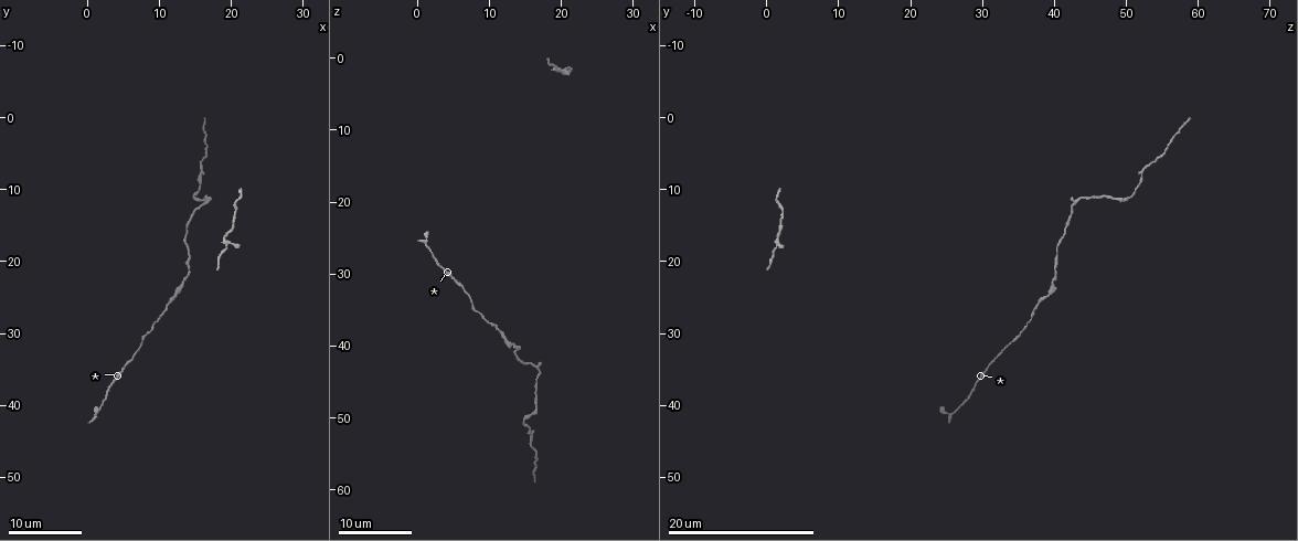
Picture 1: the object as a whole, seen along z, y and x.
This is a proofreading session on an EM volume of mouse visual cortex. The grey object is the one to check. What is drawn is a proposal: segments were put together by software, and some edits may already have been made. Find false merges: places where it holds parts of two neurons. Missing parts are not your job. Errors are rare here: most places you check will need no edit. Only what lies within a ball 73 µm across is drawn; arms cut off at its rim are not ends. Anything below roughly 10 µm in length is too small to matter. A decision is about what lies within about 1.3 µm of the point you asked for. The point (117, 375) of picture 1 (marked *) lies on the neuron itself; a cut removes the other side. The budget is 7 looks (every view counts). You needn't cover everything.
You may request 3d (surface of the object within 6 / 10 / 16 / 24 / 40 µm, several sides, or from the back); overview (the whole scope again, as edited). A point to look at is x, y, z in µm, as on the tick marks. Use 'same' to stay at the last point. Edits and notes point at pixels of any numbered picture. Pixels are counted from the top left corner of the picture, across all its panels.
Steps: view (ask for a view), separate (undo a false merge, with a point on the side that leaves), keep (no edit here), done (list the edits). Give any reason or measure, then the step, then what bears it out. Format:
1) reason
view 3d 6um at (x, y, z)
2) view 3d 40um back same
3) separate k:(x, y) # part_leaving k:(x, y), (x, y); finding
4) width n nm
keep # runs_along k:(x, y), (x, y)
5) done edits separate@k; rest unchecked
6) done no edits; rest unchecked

sudden change in width
view 3d 16um at (7.5, 31.5, 33.5)

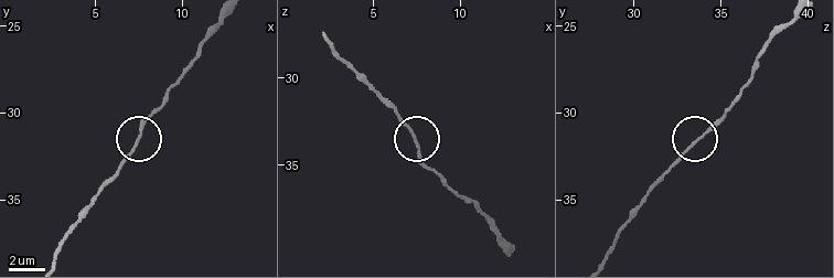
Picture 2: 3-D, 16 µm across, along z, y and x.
view 3d 6um at (7.6, 31.6, 33.7)

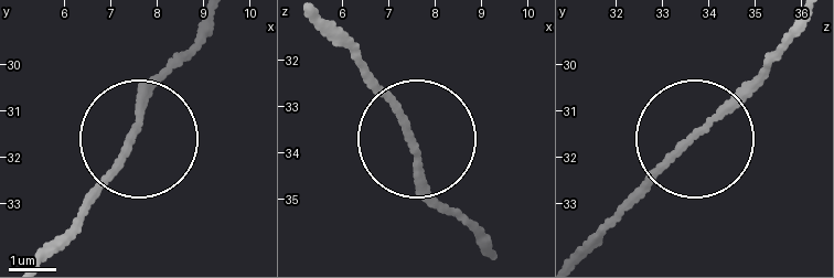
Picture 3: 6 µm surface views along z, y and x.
width 120 nm
keep # runs_along 3:(325, 24), (463, 222); continuous, no second neuron

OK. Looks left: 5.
three arms meet
view 3d 16um at (17.0, 11.0, 43.5)

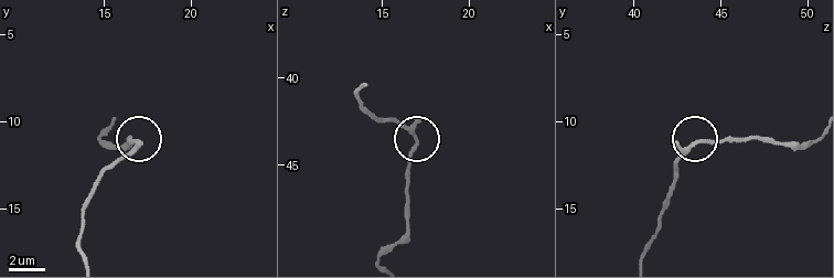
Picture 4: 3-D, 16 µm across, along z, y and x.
view 3d 10um at (16.9, 11.2, 43.6)

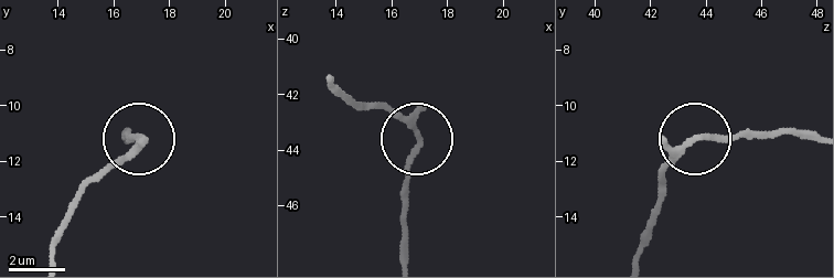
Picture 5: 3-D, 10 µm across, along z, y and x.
width 190 nm
keep # runs_along 5:(635, 254), (656, 181), (685, 148), (728, 134), (782, 134); continuous, no second neuron

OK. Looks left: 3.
thick turns thin
view 3d 16um at (13.5, 22.5, 39.5)

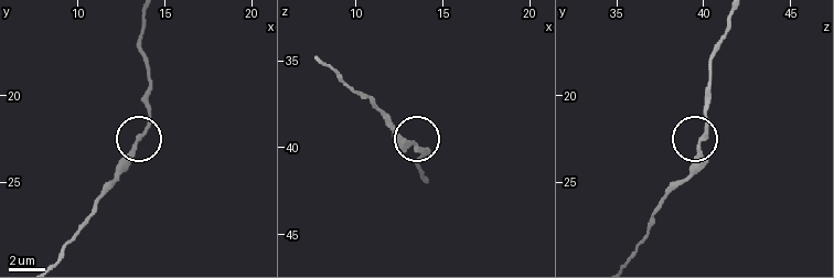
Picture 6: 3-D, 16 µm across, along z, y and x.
closer look
view 3d 6um at (13.1, 22.8, 39.8)

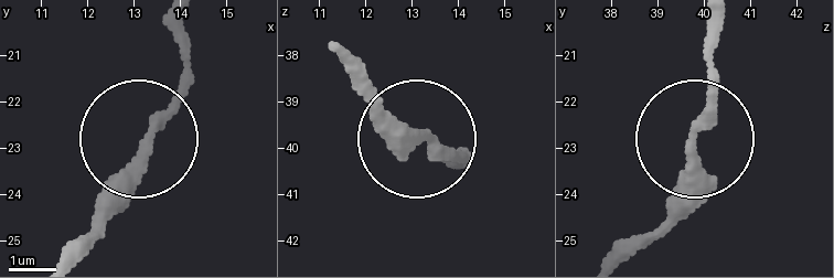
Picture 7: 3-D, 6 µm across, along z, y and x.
width 280 nm
keep # runs_along 7:(630, 256), (681, 173), (713, 91), (713, 46); continuous, no second neuron

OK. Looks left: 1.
done no edits; rest unchecked

